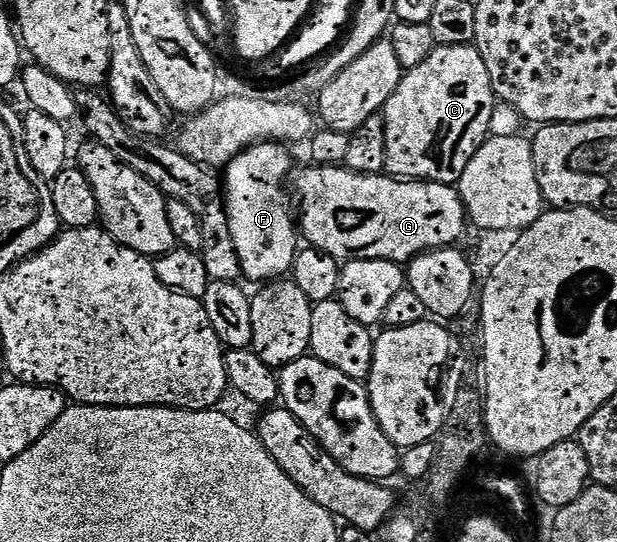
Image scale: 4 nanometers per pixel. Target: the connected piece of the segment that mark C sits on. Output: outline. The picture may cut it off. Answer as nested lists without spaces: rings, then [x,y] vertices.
[[[437,45],[425,62],[405,73],[400,87],[384,105],[382,113],[388,142],[385,154],[387,173],[393,178],[427,180],[456,186],[470,160],[474,160],[474,156],[490,137],[488,130],[497,103],[498,90],[492,81],[492,71],[488,69],[488,59],[475,45]]]

